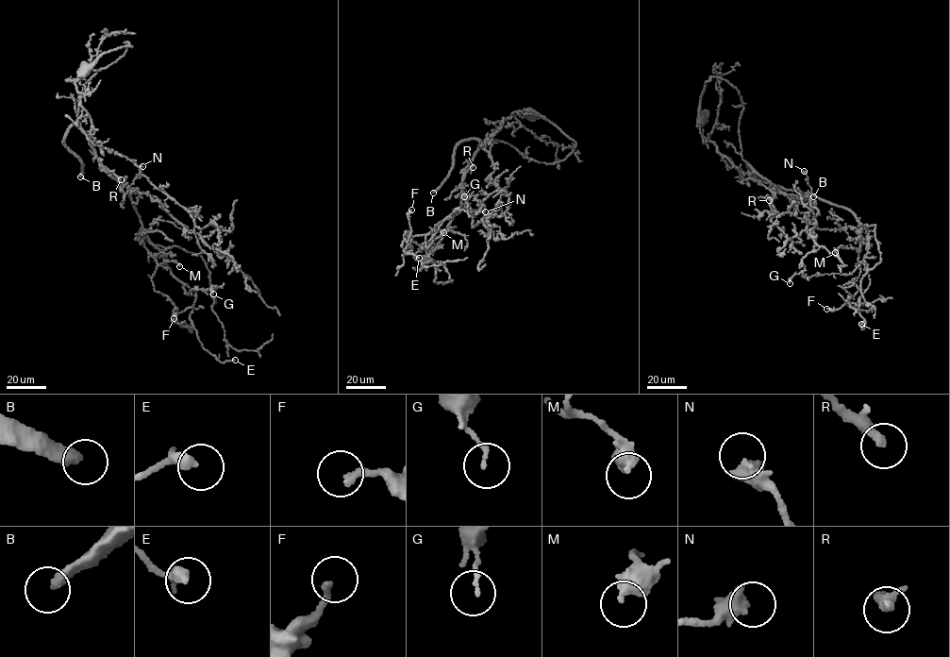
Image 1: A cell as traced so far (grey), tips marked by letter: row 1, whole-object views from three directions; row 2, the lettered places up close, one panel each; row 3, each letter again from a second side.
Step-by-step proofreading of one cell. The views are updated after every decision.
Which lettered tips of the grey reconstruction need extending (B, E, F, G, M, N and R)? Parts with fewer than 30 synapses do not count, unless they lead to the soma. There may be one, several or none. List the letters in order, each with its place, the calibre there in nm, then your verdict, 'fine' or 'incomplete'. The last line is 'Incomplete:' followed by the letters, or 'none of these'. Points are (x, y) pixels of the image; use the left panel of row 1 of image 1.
B: (80, 176) | 400 nm | incomplete
E: (235, 360) | 240 nm | fine
F: (174, 318) | 240 nm | fine
G: (213, 294) | 130 nm | fine
M: (179, 266) | 500 nm | fine
N: (142, 166) | 600 nm | fine
R: (121, 179) | 240 nm | fine
Incomplete: B

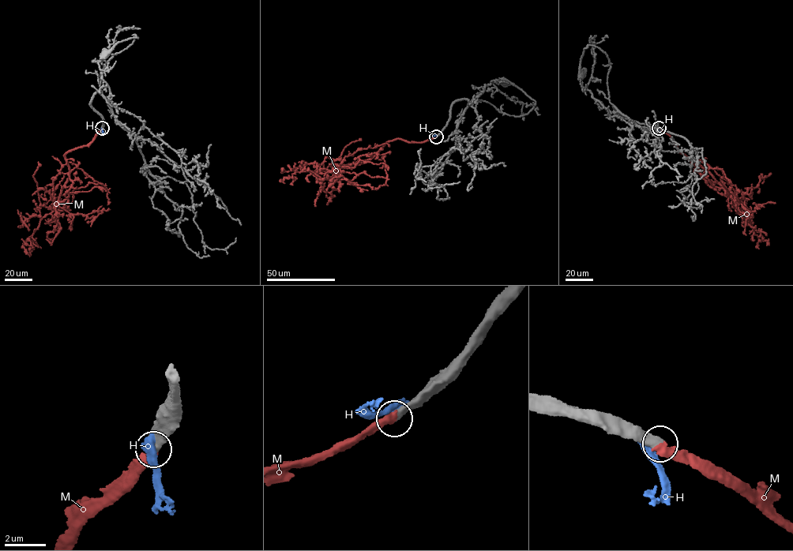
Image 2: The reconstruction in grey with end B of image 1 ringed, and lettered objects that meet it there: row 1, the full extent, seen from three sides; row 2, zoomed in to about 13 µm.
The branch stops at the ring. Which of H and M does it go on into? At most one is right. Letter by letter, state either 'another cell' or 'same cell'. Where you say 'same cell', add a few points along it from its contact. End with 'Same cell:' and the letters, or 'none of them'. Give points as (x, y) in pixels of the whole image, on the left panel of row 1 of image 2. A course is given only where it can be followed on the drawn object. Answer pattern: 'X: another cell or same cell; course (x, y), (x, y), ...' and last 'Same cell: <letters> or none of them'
H: another cell
M: same cell; course (102, 128), (88, 144), (65, 152), (69, 170), (54, 208), (41, 205), (39, 200), (32, 176), (38, 162)
Same cell: M

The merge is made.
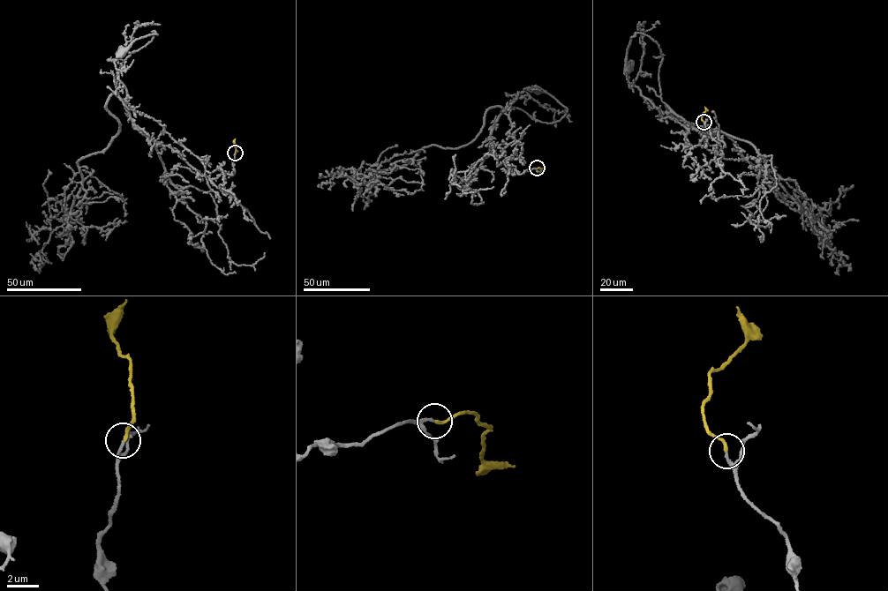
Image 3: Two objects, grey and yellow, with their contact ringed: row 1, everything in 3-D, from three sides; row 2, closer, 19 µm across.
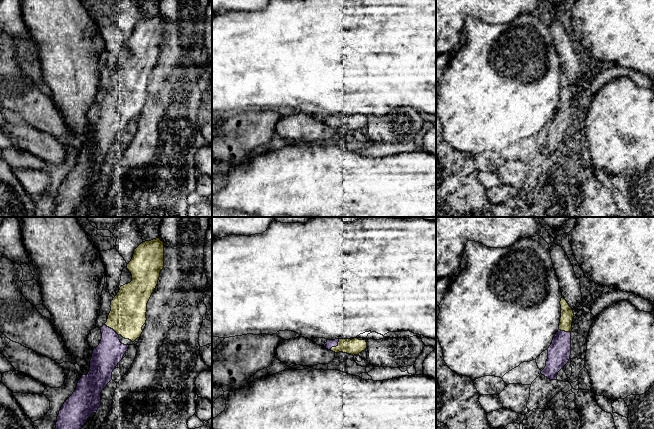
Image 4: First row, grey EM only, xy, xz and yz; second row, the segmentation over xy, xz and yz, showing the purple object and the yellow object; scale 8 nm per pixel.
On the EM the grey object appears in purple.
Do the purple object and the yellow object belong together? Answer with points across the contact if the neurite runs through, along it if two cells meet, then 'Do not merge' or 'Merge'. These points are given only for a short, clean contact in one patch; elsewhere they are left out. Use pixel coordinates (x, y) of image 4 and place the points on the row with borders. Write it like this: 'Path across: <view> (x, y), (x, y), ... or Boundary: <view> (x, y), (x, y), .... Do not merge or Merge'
Merge

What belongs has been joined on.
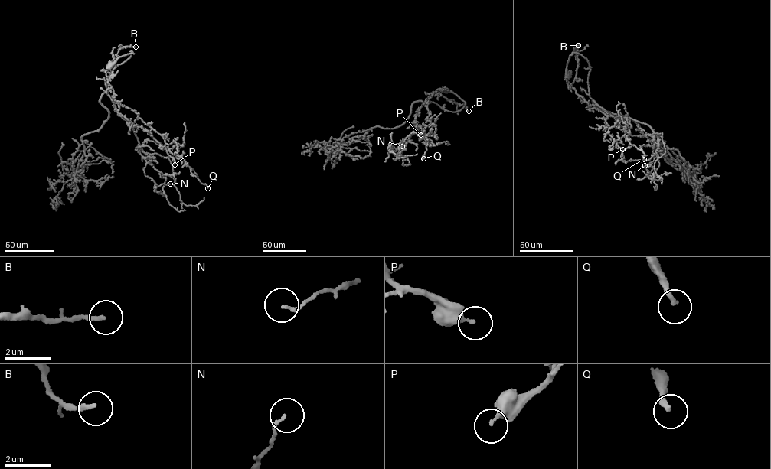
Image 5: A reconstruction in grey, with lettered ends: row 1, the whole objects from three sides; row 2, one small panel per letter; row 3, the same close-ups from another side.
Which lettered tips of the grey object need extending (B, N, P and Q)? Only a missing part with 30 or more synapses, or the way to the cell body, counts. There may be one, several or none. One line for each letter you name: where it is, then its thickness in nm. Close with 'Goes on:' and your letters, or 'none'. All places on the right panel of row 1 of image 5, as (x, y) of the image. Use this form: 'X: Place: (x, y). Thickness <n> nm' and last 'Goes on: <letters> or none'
Goes on: none

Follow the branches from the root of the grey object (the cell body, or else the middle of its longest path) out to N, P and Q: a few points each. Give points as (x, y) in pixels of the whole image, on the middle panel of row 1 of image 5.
N: (446, 89), (465, 102), (463, 108), (449, 112), (426, 100), (406, 145), (399, 150), (389, 145), (402, 146)
P: (446, 89), (465, 102), (464, 106), (449, 112), (426, 100), (422, 105), (431, 124), (420, 135)
Q: (446, 89), (465, 104), (452, 112), (423, 102), (414, 124), (419, 139), (426, 141), (423, 158)

